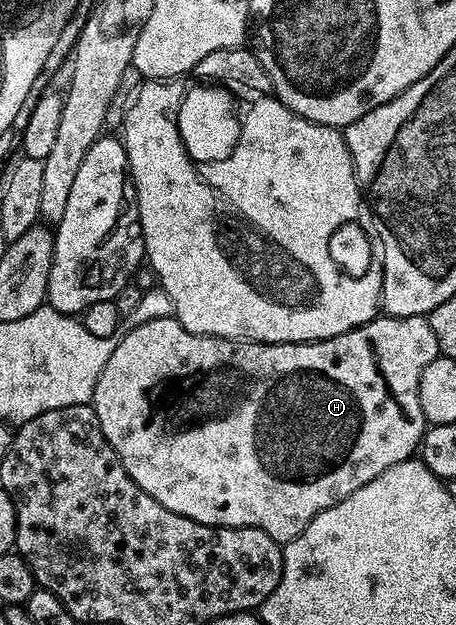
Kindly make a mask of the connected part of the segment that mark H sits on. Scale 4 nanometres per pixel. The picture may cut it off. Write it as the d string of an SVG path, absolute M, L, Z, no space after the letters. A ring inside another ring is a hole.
M377 316L373 321L359 326L356 330L350 330L341 336L333 336L320 342L244 342L230 338L214 338L211 334L194 334L189 332L180 324L176 317L149 320L140 326L130 327L126 332L128 333L127 335L124 333L119 338L117 348L113 348L113 356L109 356L105 368L101 368L101 376L97 376L97 388L93 392L90 405L95 407L97 420L101 424L101 432L105 432L105 440L109 440L109 444L117 452L125 472L129 472L132 480L149 496L153 496L153 500L157 500L157 504L169 508L169 512L177 512L181 516L185 516L189 520L197 520L201 524L209 524L210 526L248 526L249 528L257 528L261 532L265 532L270 538L280 544L291 542L297 536L301 536L301 532L305 532L307 525L318 514L325 512L325 508L333 508L341 500L345 500L345 496L353 496L353 492L357 492L357 488L361 488L365 484L369 484L369 480L381 476L381 472L385 472L385 468L393 468L393 464L401 464L407 458L412 457L420 449L423 435L429 426L425 416L421 412L419 385L421 384L421 372L425 372L425 368L434 358L440 357L440 352L437 336L433 336L433 328L429 328L427 319L423 316L409 316L408 318Z

